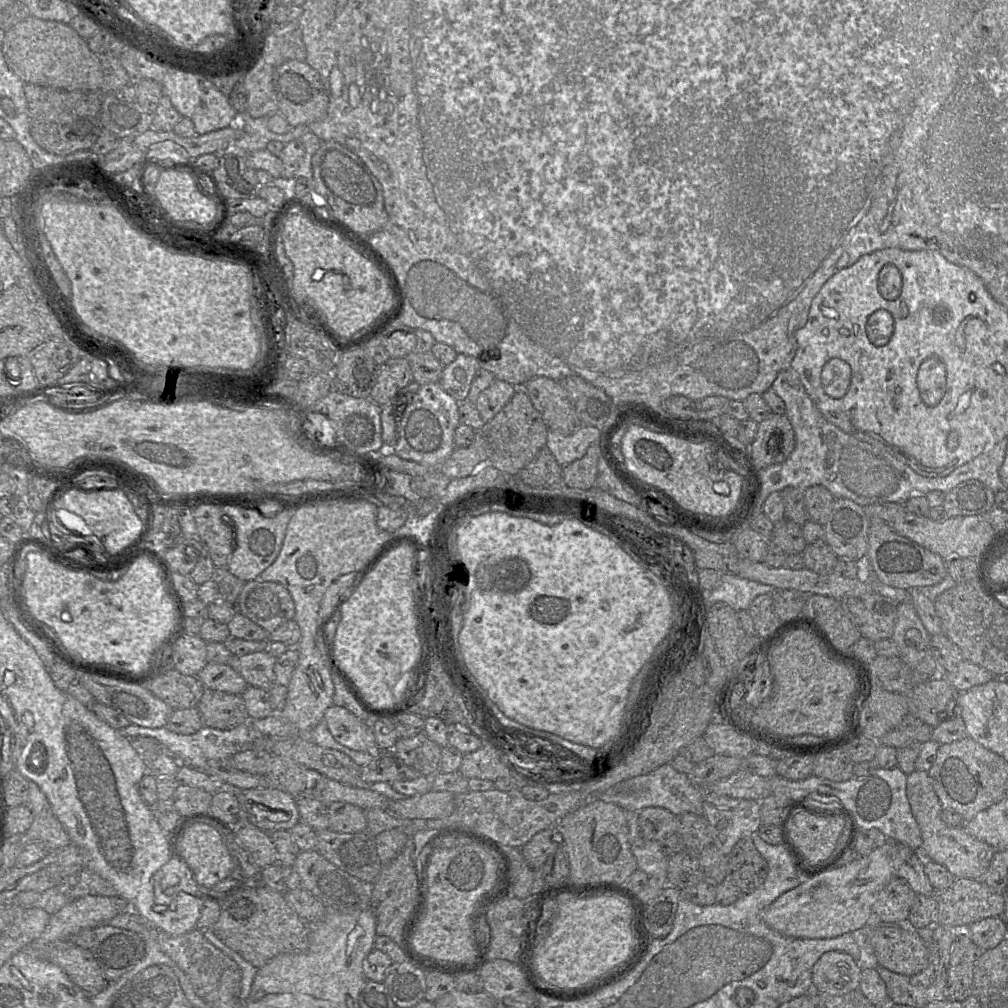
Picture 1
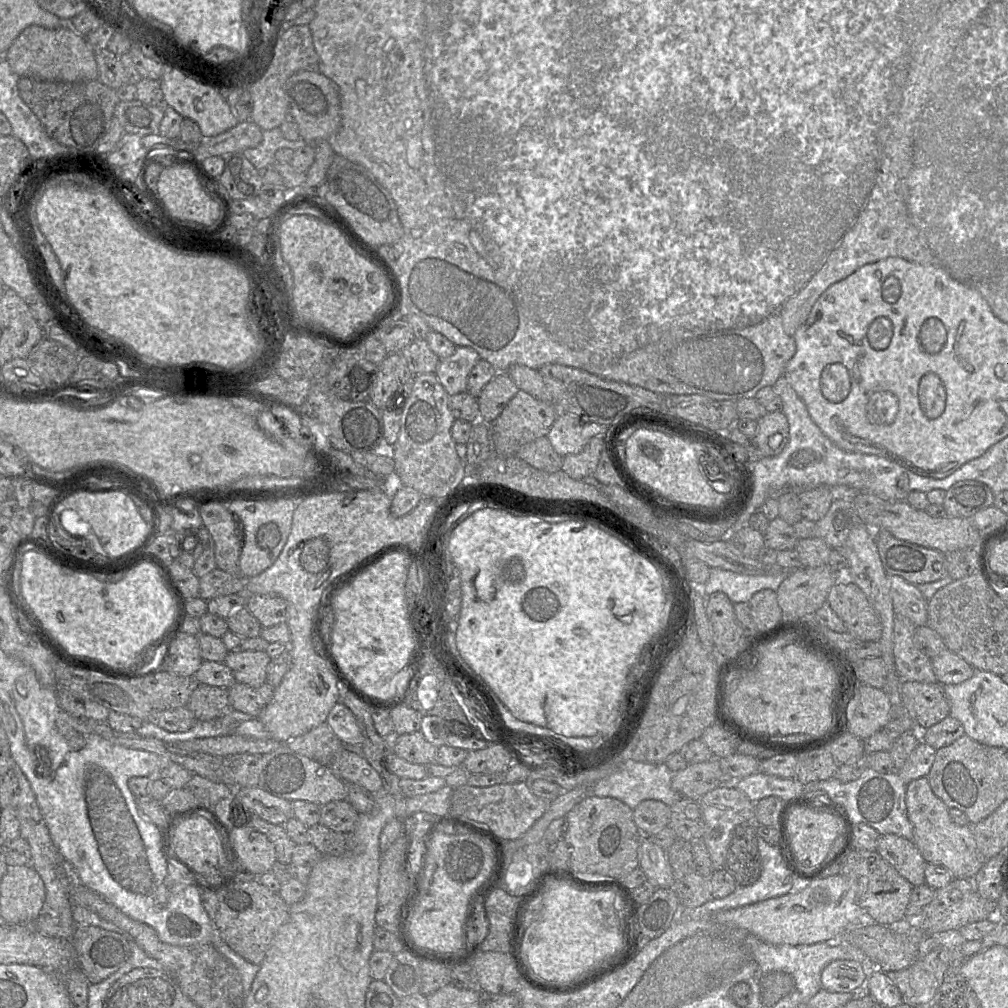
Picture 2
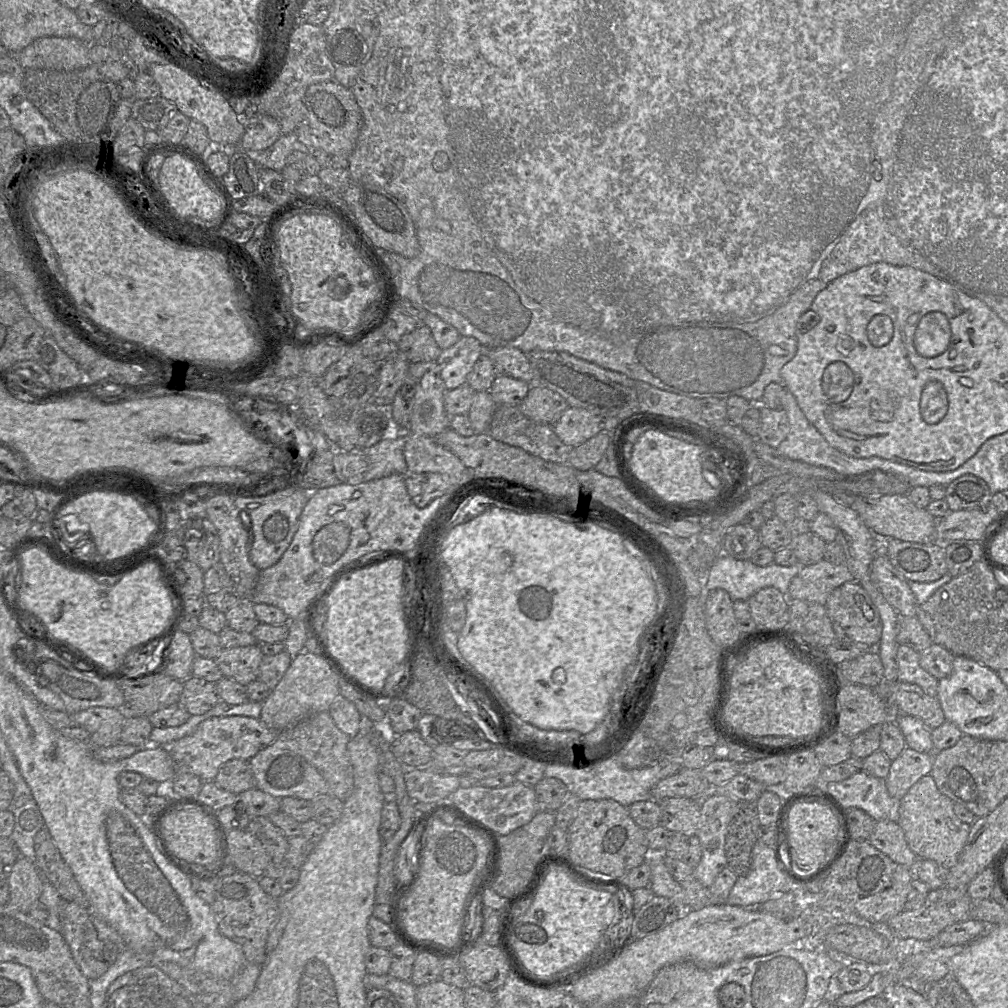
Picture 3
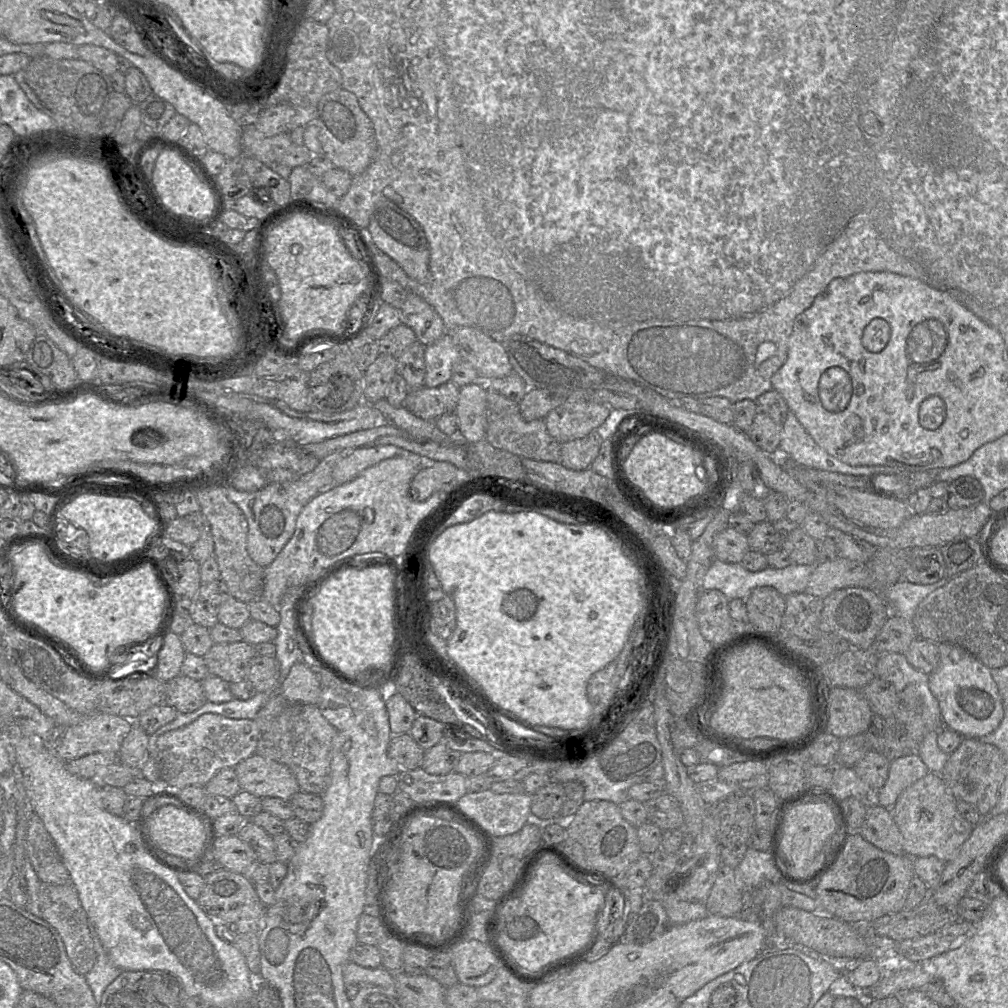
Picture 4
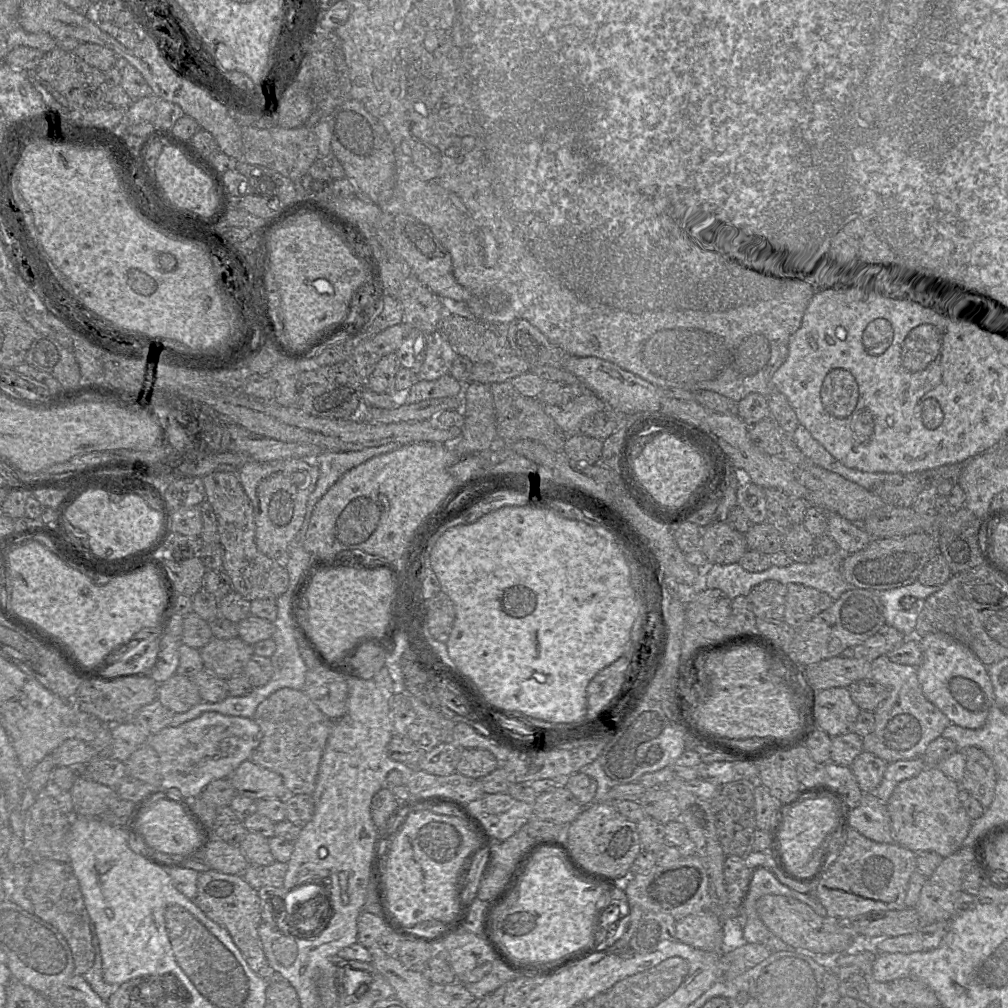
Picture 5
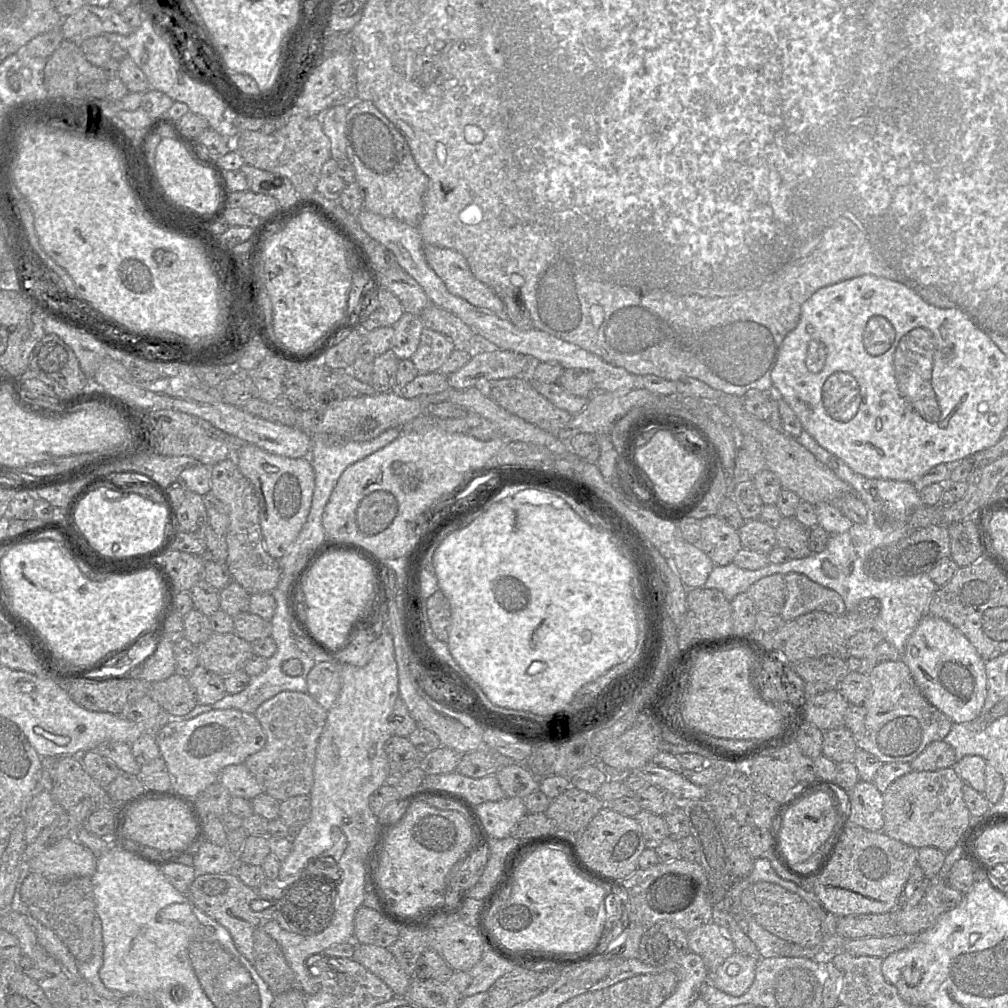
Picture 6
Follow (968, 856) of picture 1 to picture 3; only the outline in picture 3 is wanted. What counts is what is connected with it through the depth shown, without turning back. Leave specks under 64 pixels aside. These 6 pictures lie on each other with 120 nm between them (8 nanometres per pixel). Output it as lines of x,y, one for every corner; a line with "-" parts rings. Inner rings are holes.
931,775
921,777
899,803
898,824
910,849
918,858
933,860
948,869
956,864
970,833
970,824
960,821
953,808
954,802
939,791

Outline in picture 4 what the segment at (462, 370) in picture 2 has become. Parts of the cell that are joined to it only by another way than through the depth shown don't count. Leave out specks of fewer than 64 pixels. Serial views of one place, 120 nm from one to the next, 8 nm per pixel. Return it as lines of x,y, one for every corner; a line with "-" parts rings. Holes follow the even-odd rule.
450,332
425,348
424,386
437,387
451,380
453,366
461,360

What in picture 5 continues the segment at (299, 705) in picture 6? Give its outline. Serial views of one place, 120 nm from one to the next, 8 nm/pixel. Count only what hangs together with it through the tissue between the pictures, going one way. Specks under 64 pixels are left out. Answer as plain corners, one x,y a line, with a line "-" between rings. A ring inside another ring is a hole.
282,688
271,694
259,704
253,719
261,730
262,739
248,760
278,773
283,778
287,796
312,795
333,721
316,707
303,690
291,688

